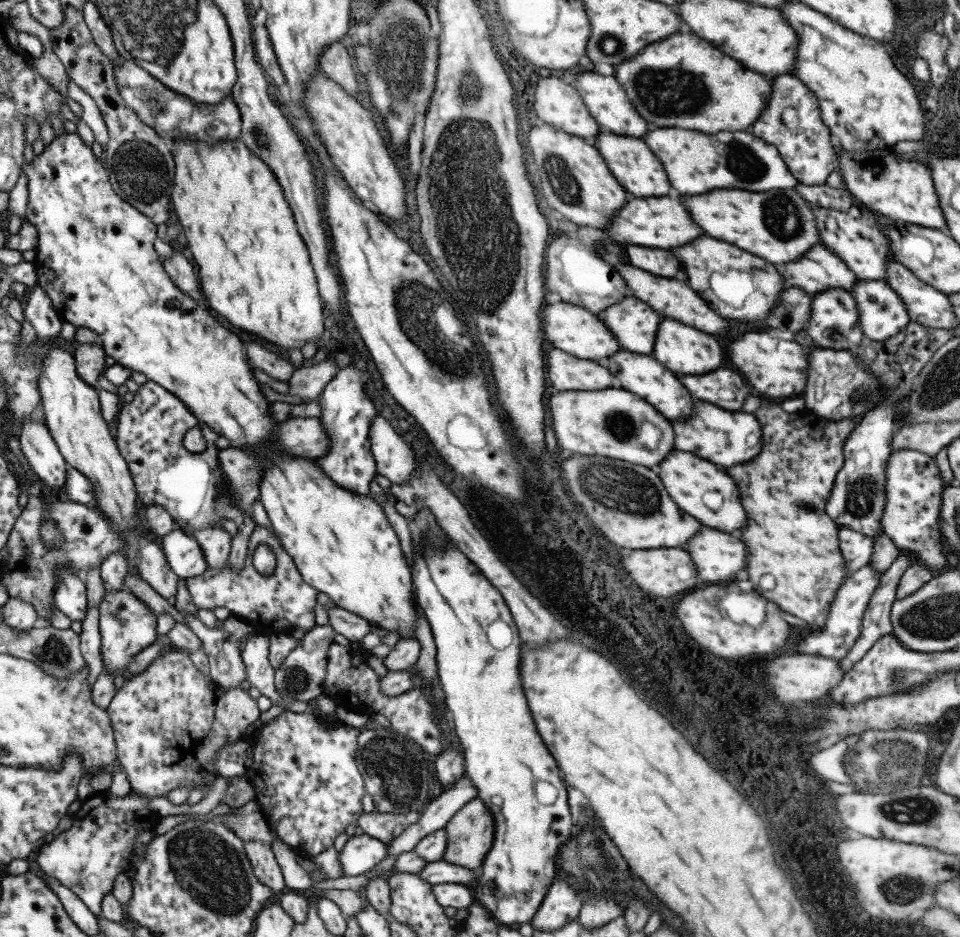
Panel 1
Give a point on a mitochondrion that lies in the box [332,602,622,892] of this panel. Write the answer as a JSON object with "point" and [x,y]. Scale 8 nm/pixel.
{"point":[394,770]}

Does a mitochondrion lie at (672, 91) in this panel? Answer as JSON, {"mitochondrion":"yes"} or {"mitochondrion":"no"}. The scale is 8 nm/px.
{"mitochondrion":"yes"}

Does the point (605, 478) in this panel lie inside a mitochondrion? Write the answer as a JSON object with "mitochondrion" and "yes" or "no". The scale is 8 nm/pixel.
{"mitochondrion":"yes"}

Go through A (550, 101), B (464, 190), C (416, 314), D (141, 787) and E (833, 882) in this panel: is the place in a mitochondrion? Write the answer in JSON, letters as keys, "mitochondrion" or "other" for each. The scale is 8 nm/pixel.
{"A":"other","B":"mitochondrion","C":"mitochondrion","D":"other","E":"other"}

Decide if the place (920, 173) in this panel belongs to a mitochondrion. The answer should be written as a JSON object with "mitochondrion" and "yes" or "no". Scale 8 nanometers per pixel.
{"mitochondrion":"no"}

